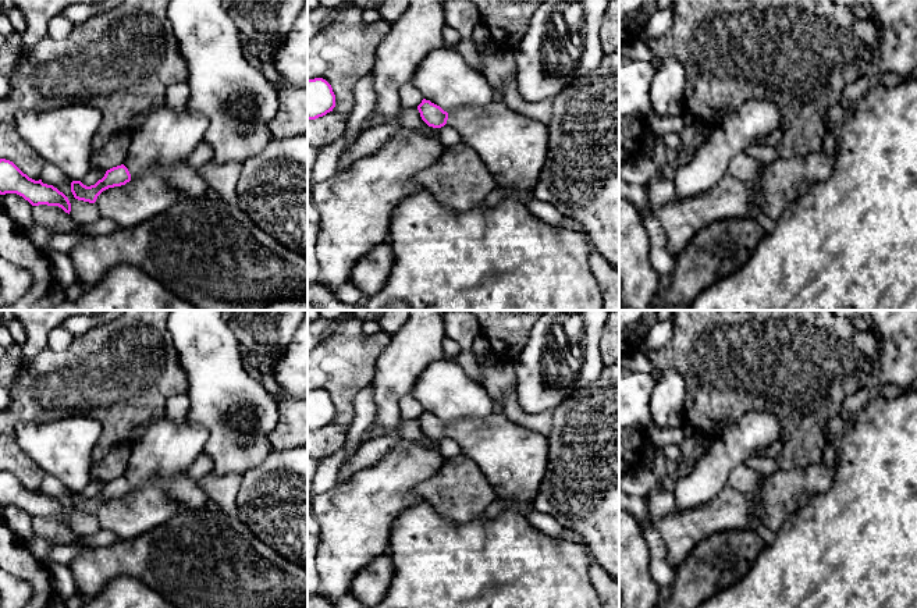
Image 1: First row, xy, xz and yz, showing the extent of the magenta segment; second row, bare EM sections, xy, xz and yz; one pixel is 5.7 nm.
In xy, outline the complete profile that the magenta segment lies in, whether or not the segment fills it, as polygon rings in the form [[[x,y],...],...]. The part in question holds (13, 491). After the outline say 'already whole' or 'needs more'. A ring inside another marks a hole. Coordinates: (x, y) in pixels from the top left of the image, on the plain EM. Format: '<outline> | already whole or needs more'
[[[0,470],[0,506],[17,505],[32,518],[58,518],[70,526],[68,509],[53,497],[35,493],[24,486],[13,473]]] | already whole

